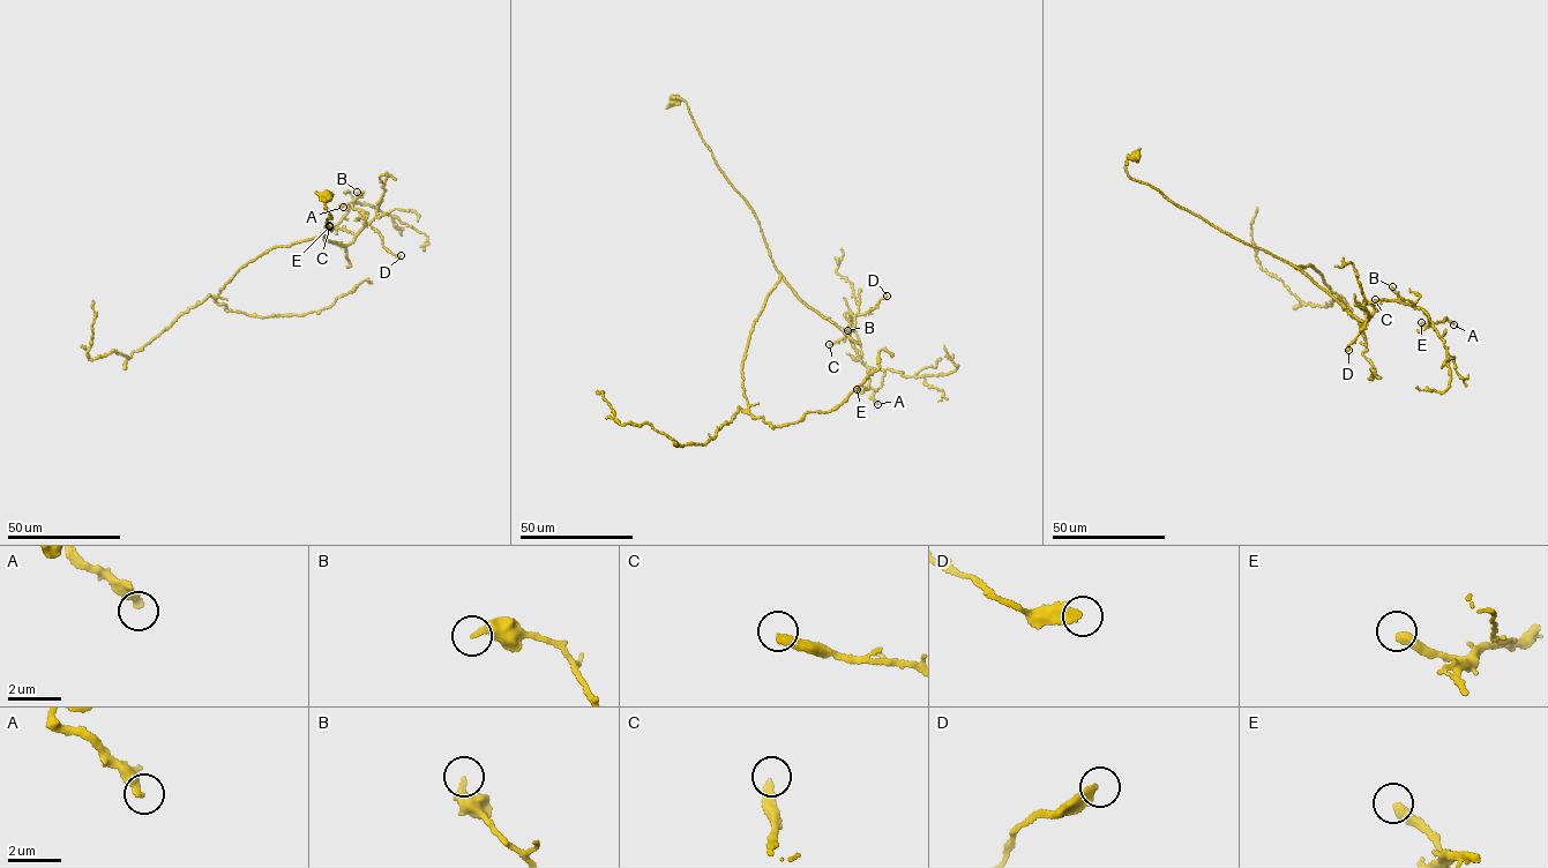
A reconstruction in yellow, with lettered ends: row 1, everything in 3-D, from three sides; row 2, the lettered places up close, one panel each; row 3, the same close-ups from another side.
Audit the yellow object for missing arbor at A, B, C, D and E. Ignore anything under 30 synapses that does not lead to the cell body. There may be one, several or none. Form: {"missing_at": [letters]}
{"missing_at": ["C"]}

